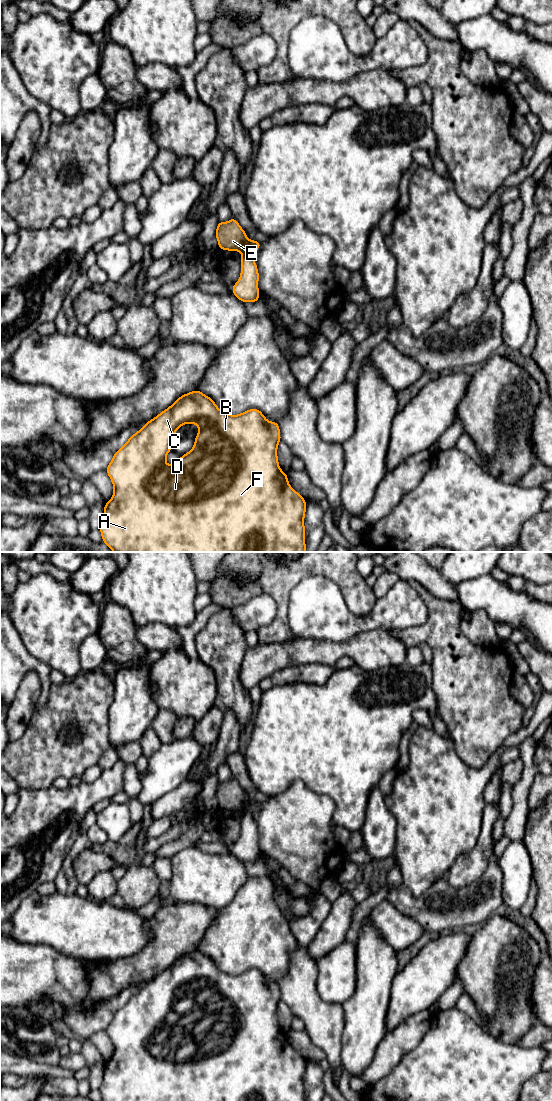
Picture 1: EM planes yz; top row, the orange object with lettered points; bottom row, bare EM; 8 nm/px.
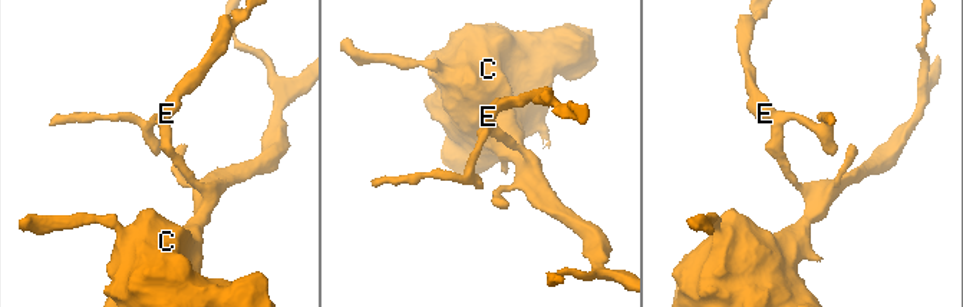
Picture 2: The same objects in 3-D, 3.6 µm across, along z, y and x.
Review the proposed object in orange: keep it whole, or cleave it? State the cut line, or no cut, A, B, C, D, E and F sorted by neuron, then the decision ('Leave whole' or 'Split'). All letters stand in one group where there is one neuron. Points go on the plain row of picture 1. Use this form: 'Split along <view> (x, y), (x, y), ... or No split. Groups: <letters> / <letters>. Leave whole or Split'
Split along yz (248, 800), (240, 811). Groups: A B C D F / E. Split

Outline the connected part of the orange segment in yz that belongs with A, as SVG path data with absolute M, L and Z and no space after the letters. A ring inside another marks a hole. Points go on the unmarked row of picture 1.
M199 950L179 957L170 967L148 981L137 993L114 1014L106 1032L109 1035L114 1052L111 1060L104 1065L104 1076L100 1086L103 1101L305 1101L304 1077L305 1059L288 1043L287 1034L279 1027L277 1007L281 1001L278 982L269 982L259 969L250 969L239 975L230 975L221 971L215 962ZM193 983L199 992L192 1010L171 1024L166 1024L166 1016L173 1008L175 991L184 984Z

